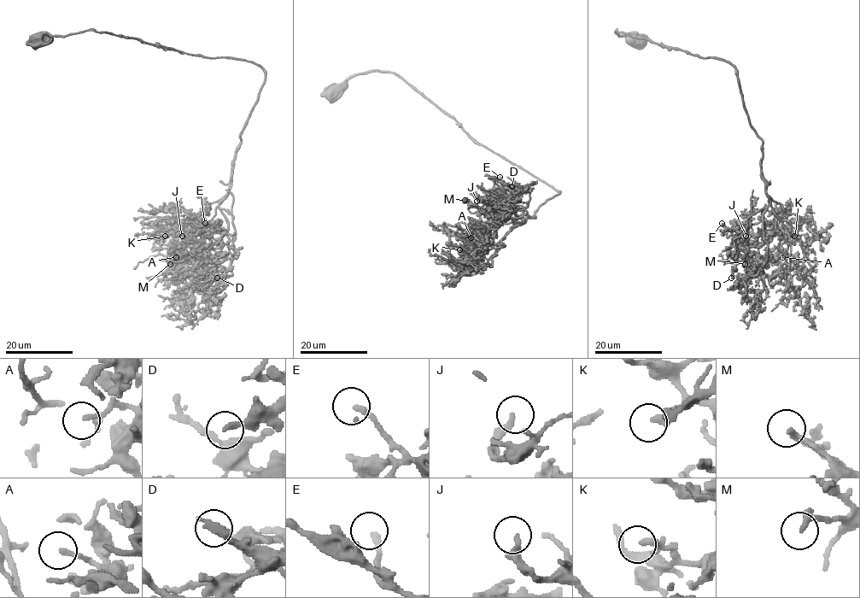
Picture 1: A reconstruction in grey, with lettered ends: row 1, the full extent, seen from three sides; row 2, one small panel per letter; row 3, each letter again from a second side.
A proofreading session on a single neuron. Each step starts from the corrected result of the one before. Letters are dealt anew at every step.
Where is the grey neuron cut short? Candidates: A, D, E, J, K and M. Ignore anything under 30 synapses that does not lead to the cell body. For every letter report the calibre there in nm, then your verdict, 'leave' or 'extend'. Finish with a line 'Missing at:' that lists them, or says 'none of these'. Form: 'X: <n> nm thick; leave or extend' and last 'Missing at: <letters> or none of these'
A: 180 nm thick; leave
D: 200 nm thick; leave
E: 200 nm thick; leave
J: 240 nm thick; leave
K: 280 nm thick; leave
M: 220 nm thick; leave
Missing at: none of these

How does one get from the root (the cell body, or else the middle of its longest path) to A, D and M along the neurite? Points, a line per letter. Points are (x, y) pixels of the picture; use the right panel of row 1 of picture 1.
A: (638, 43), (616, 30), (735, 69), (749, 124), (763, 142), (766, 194), (790, 242), (781, 272), (782, 257)
D: (638, 43), (616, 30), (735, 69), (749, 124), (763, 142), (769, 204), (734, 239), (731, 278)
M: (638, 43), (616, 30), (735, 69), (749, 124), (763, 142), (769, 198), (767, 260), (745, 264)

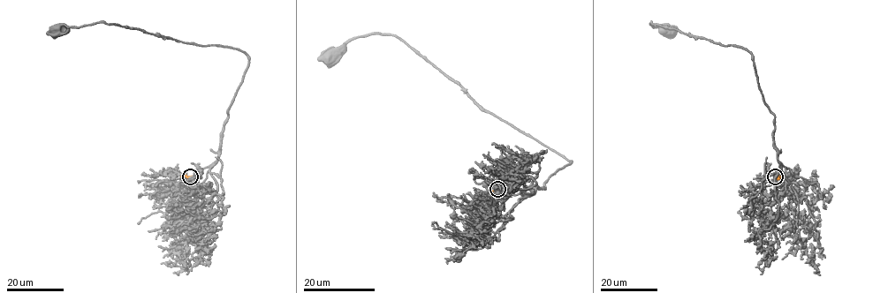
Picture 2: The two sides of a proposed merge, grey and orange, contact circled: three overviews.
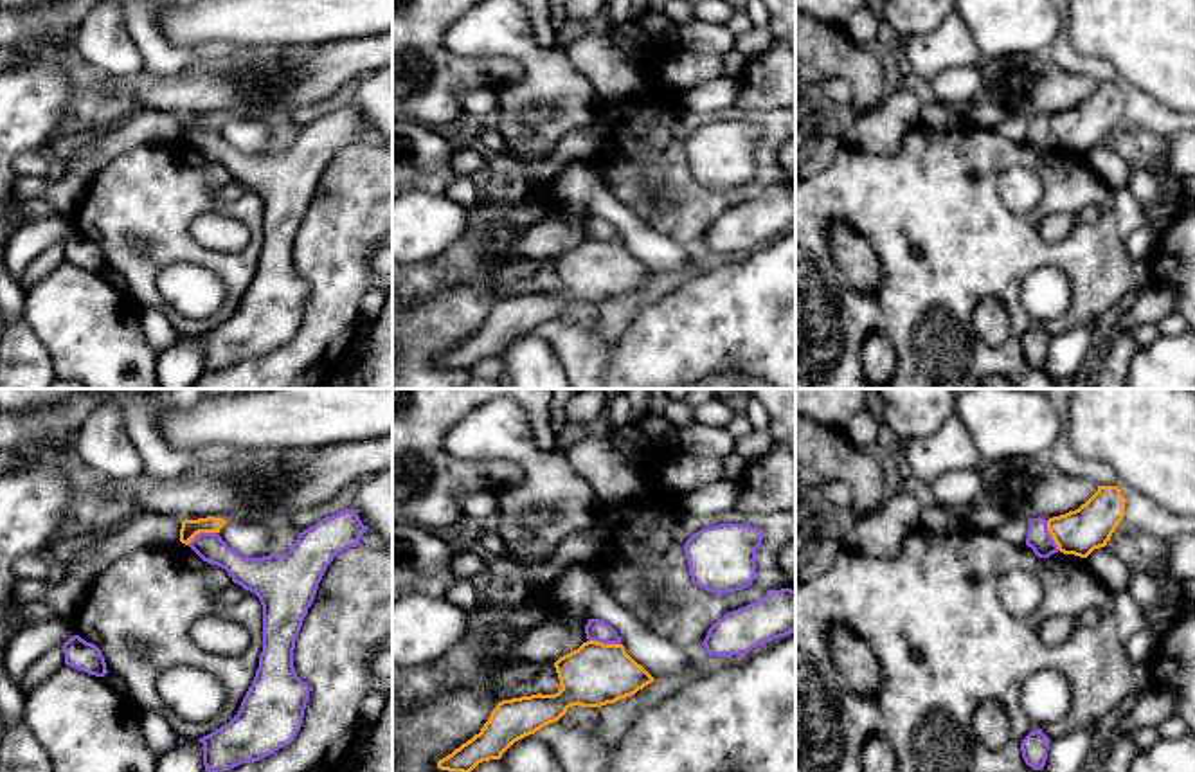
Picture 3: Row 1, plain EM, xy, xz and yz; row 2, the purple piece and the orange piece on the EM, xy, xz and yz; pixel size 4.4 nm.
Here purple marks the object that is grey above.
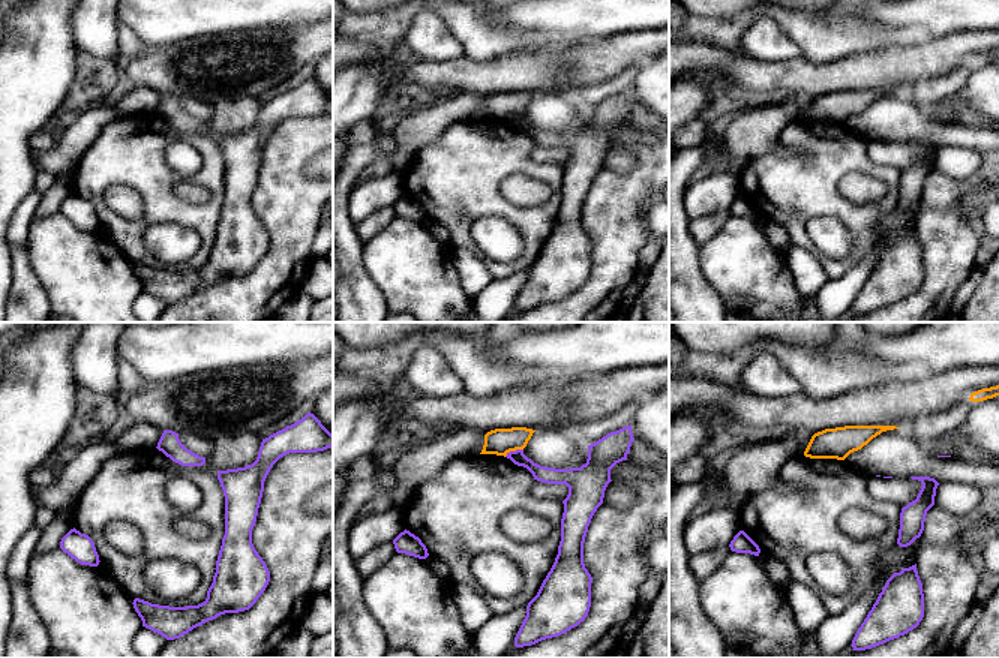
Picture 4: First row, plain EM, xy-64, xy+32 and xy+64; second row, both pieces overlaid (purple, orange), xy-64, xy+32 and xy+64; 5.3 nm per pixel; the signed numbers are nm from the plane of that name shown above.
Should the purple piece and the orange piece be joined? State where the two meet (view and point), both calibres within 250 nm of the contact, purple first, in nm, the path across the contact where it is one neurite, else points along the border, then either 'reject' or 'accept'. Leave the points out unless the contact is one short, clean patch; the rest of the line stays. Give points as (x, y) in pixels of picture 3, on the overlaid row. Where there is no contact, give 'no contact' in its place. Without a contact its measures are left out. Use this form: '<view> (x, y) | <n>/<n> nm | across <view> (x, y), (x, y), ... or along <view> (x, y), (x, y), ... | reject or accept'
xz (605, 643) | 100/280 nm | across xz (598, 630), (605, 643), (601, 666), (593, 675) | accept

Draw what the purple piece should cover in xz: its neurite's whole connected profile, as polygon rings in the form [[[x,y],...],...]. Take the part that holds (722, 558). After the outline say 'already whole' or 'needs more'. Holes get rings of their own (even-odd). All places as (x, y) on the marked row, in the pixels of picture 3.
[[[743,524],[700,529],[684,545],[691,583],[714,594],[743,590],[756,579],[763,531]]]; already whole

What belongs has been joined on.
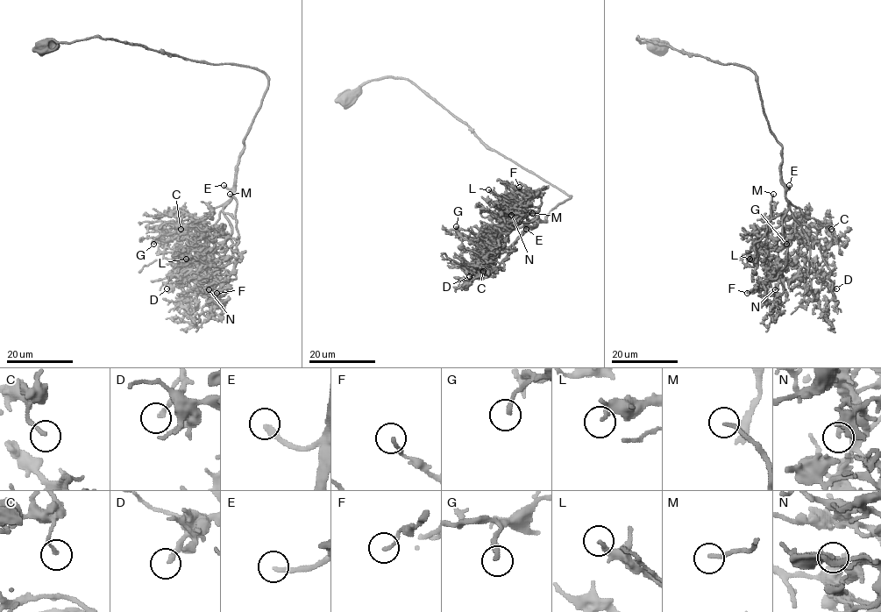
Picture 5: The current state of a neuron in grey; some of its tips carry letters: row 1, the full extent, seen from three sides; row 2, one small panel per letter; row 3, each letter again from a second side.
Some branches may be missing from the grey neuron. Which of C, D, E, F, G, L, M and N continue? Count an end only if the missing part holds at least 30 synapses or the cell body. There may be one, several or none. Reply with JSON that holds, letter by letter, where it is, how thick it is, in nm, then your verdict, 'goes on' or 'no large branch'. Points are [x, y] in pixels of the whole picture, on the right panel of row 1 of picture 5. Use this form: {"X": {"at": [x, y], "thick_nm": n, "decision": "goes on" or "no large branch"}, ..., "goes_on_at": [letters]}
{"C": {"at": [831, 229], "thick_nm": 150, "decision": "no large branch"}, "D": {"at": [836, 288], "thick_nm": 220, "decision": "no large branch"}, "E": {"at": [789, 185], "thick_nm": 260, "decision": "goes on"}, "F": {"at": [747, 293], "thick_nm": 160, "decision": "no large branch"}, "G": {"at": [786, 244], "thick_nm": 240, "decision": "no large branch"}, "L": {"at": [749, 259], "thick_nm": 160, "decision": "no large branch"}, "M": {"at": [773, 194], "thick_nm": 180, "decision": "goes on"}, "N": {"at": [775, 289], "thick_nm": 260, "decision": "no large branch"}, "goes_on_at": ["E", "M"]}

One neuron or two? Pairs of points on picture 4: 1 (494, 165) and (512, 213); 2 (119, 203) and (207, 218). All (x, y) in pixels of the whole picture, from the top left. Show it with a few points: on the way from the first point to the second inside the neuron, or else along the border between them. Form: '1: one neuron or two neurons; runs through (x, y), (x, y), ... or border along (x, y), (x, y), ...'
1: one neuron; runs through (494, 177), (494, 195), (500, 201)
2: two neurons; border along (117, 183), (140, 195), (138, 221)

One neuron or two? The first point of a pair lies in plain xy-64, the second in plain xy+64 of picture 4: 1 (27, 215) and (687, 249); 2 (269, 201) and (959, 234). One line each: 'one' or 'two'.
1: two
2: one

